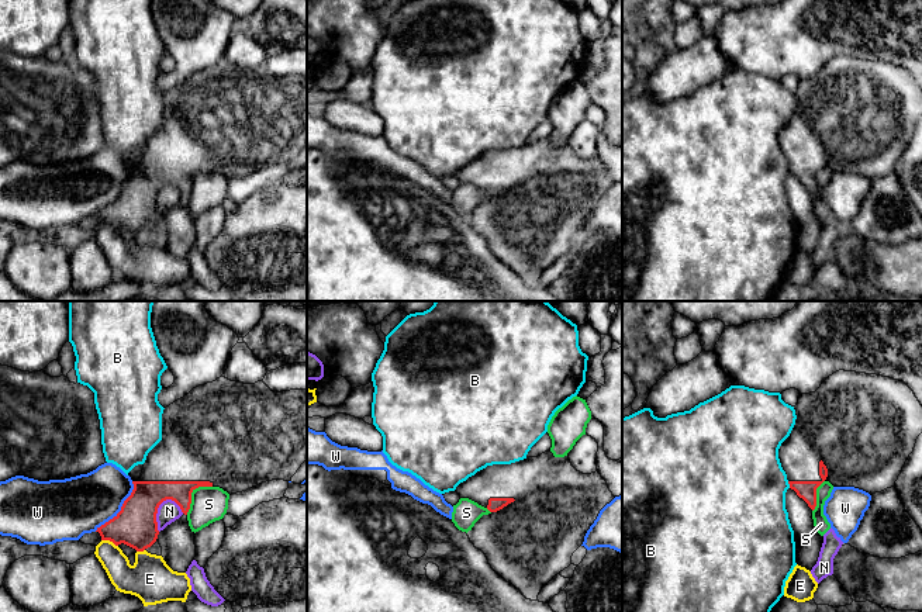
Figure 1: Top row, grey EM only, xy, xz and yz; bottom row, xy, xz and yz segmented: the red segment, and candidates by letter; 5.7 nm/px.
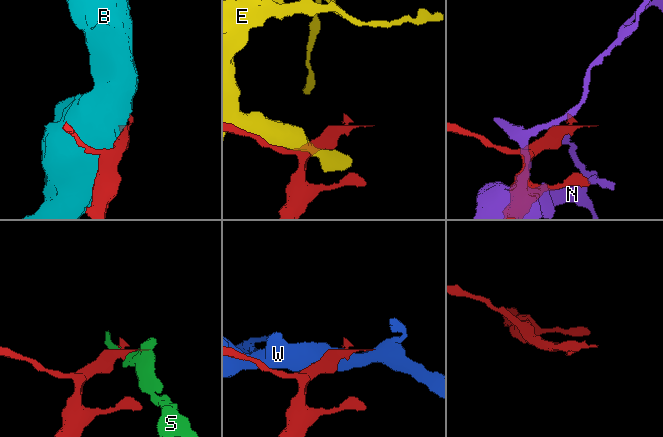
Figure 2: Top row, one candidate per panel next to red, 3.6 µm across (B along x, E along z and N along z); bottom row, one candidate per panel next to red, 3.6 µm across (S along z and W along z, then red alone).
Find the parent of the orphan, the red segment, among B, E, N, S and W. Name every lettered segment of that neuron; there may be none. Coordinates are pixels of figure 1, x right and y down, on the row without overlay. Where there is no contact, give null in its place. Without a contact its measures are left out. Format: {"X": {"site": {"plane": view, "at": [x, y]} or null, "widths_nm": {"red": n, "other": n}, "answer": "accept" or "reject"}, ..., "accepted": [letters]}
{"B": {"site": {"plane": "yz", "at": [788, 168]}, "widths_nm": {"red": 110, "other": 480}, "answer": "reject"}, "E": {"site": {"plane": "xy", "at": [110, 225]}, "widths_nm": {"red": 240, "other": 170}, "answer": "reject"}, "N": {"site": {"plane": "xy", "at": [156, 197]}, "widths_nm": {"red": 240, "other": 120}, "answer": "reject"}, "S": {"site": {"plane": "xy", "at": [190, 179]}, "widths_nm": {"red": 180, "other": 200}, "answer": "reject"}, "W": {"site": {"plane": "xy", "at": [121, 193]}, "widths_nm": {"red": 240, "other": 320}, "answer": "reject"}, "accepted": []}

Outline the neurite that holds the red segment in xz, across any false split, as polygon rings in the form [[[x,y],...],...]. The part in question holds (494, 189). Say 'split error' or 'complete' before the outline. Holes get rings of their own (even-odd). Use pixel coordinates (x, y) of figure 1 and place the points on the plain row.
split error | [[[550,135],[511,149],[487,151],[455,176],[490,196],[467,221],[486,239],[491,253],[531,286],[571,249],[573,238],[583,229],[600,196],[615,183],[598,156],[583,159],[571,151],[569,141],[555,142]]]

